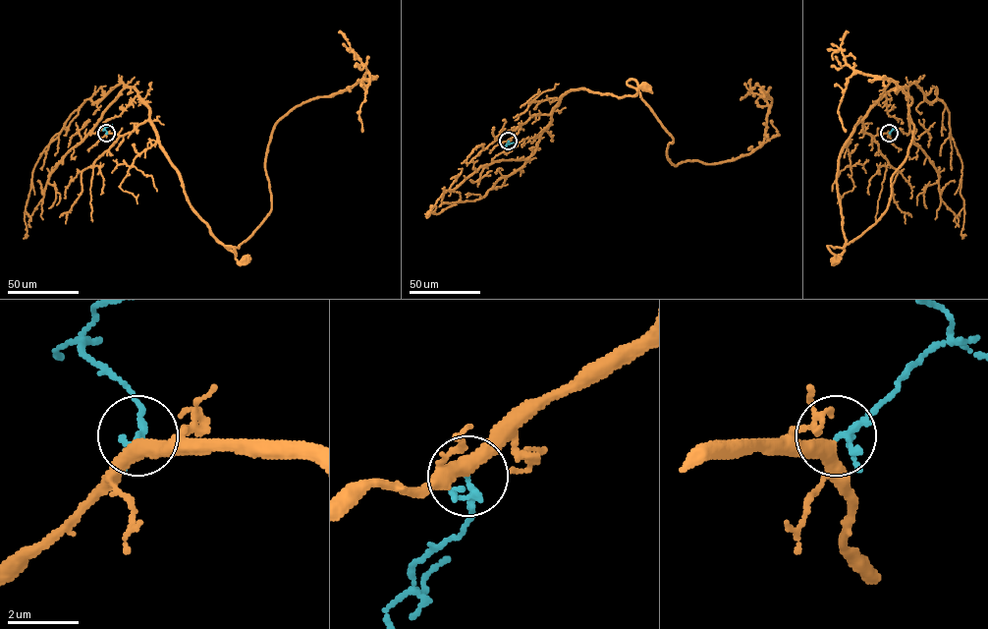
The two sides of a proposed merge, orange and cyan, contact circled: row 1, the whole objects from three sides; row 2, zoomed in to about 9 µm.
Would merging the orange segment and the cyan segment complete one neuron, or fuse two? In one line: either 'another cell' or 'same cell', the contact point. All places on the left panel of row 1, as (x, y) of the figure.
same cell; at (106, 133)

